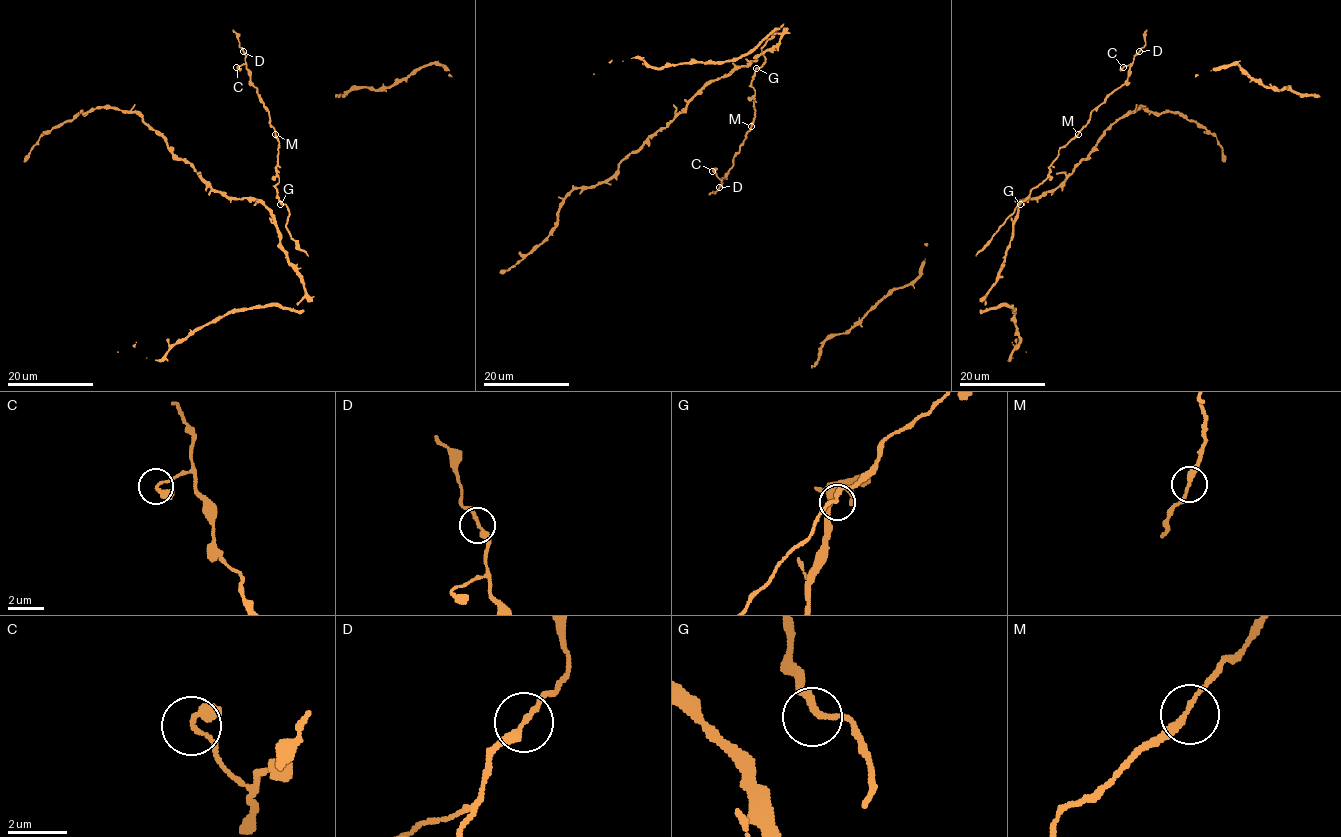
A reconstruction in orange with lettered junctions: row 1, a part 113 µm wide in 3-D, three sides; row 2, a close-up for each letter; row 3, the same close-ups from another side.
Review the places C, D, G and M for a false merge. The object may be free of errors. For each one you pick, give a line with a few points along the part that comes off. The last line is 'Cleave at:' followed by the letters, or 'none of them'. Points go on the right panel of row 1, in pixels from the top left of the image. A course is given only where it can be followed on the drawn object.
Cleave at: none of them

